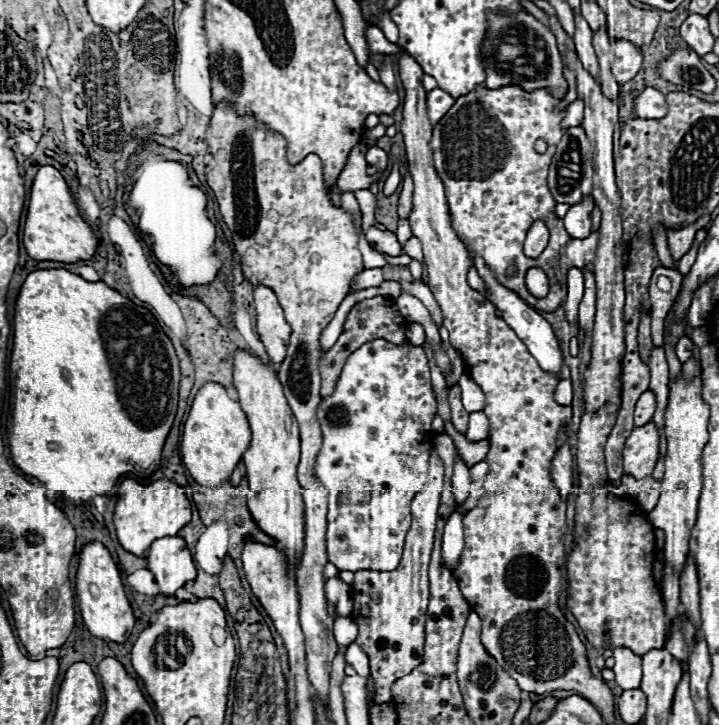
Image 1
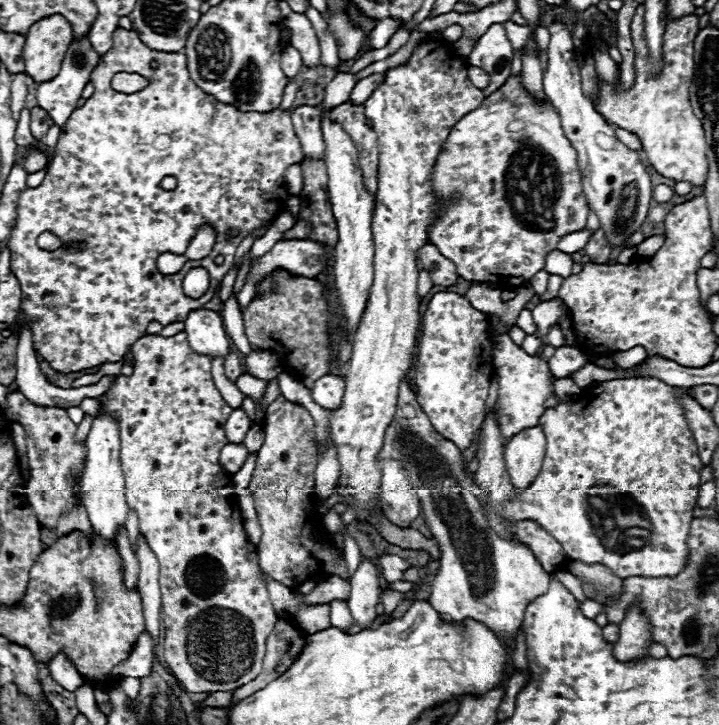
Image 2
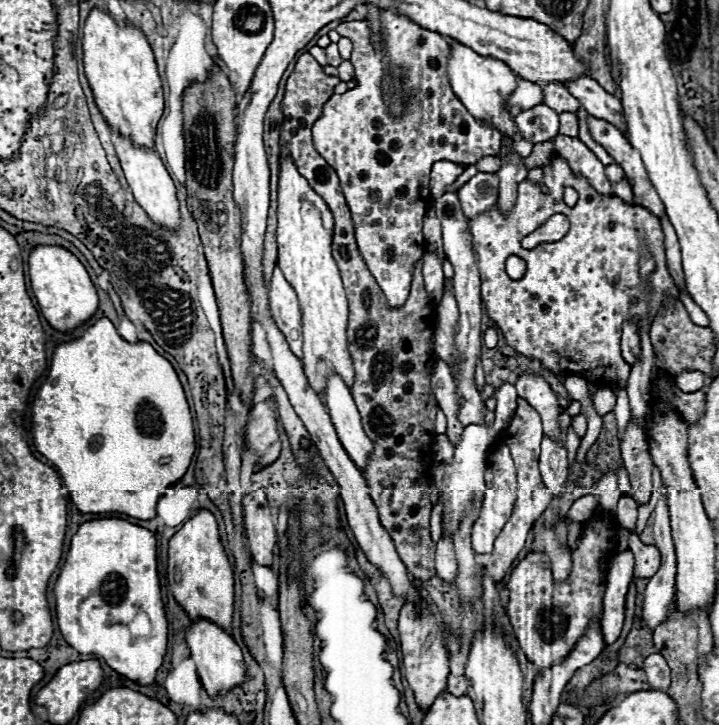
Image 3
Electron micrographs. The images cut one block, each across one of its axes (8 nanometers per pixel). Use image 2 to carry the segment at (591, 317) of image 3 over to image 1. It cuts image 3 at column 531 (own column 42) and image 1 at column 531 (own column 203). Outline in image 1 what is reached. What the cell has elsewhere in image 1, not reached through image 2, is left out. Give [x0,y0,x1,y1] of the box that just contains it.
[430,86,570,312]

